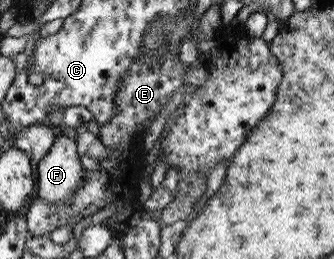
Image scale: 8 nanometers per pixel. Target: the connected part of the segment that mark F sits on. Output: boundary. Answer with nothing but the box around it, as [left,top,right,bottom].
[34,133,86,204]

